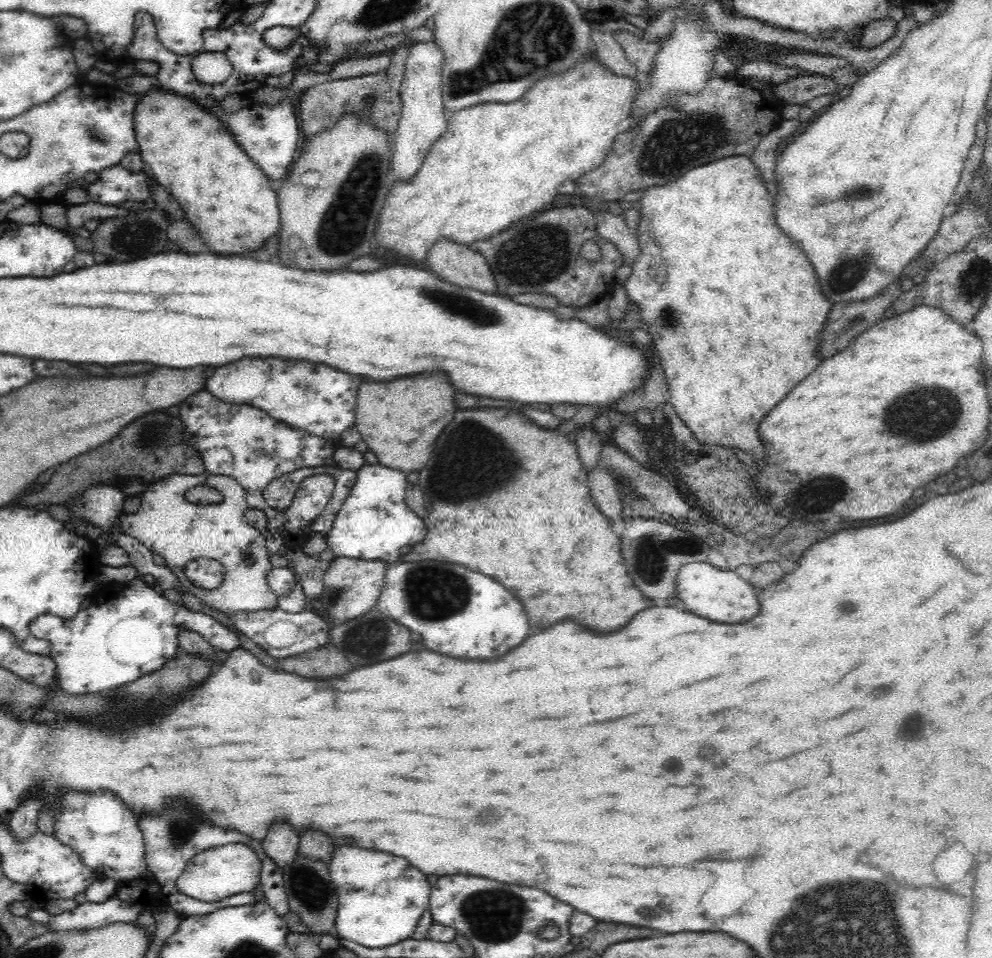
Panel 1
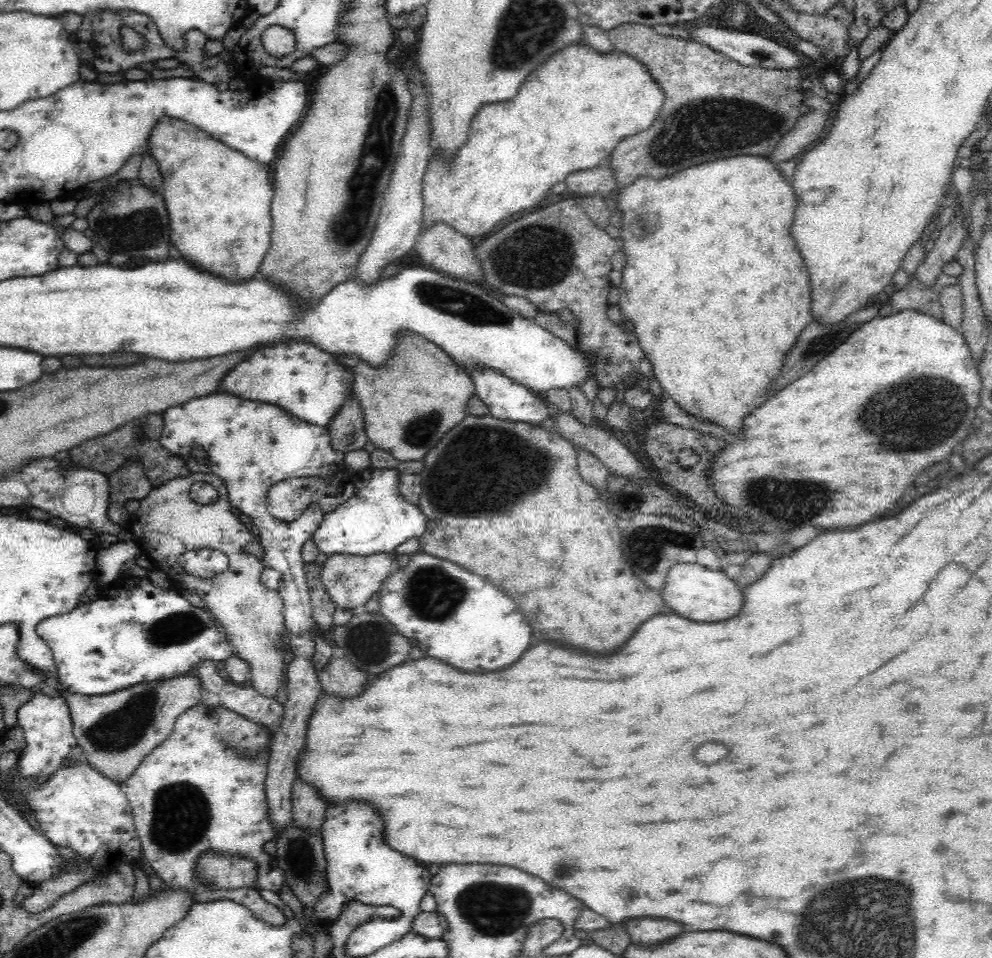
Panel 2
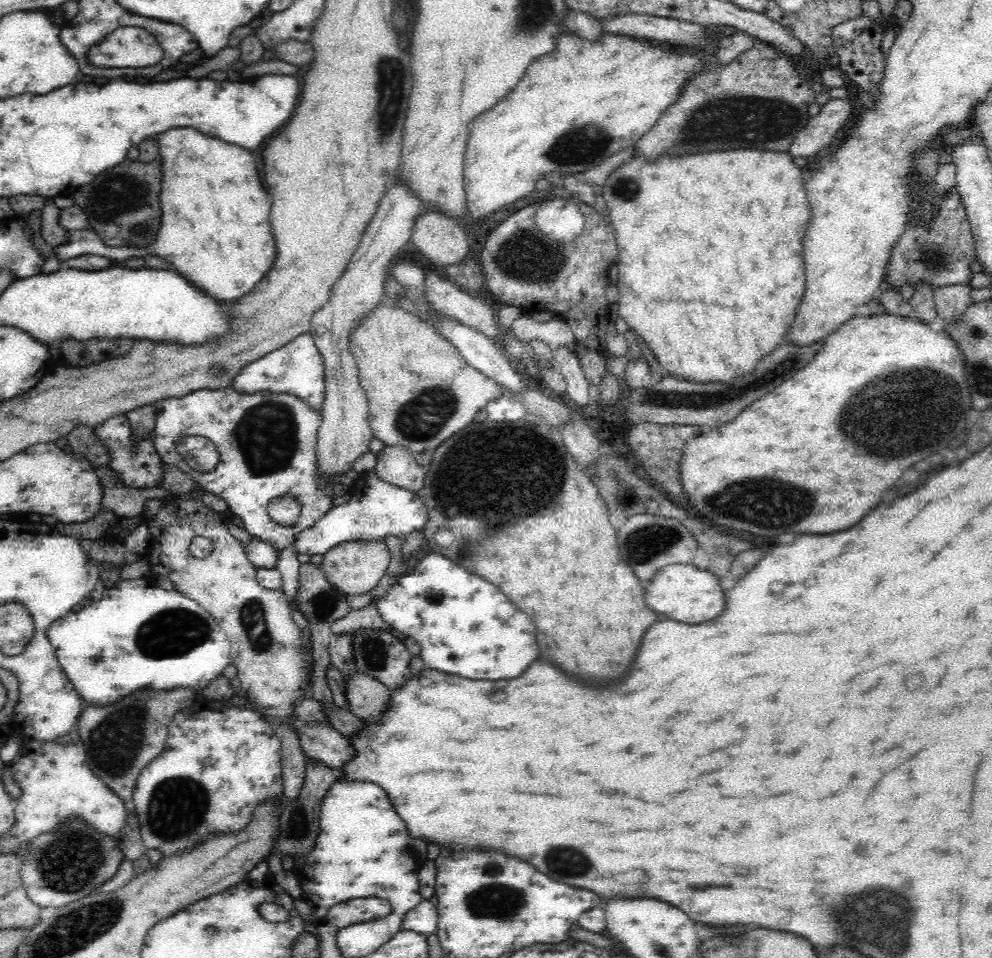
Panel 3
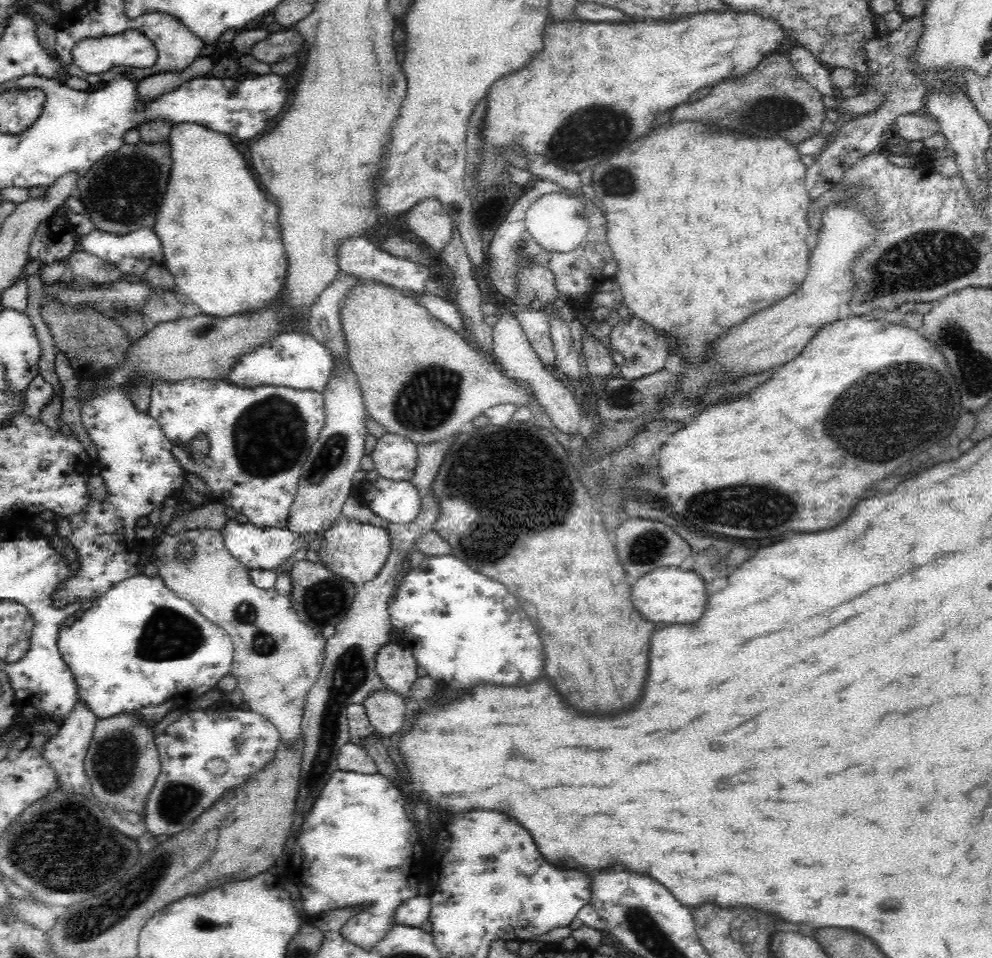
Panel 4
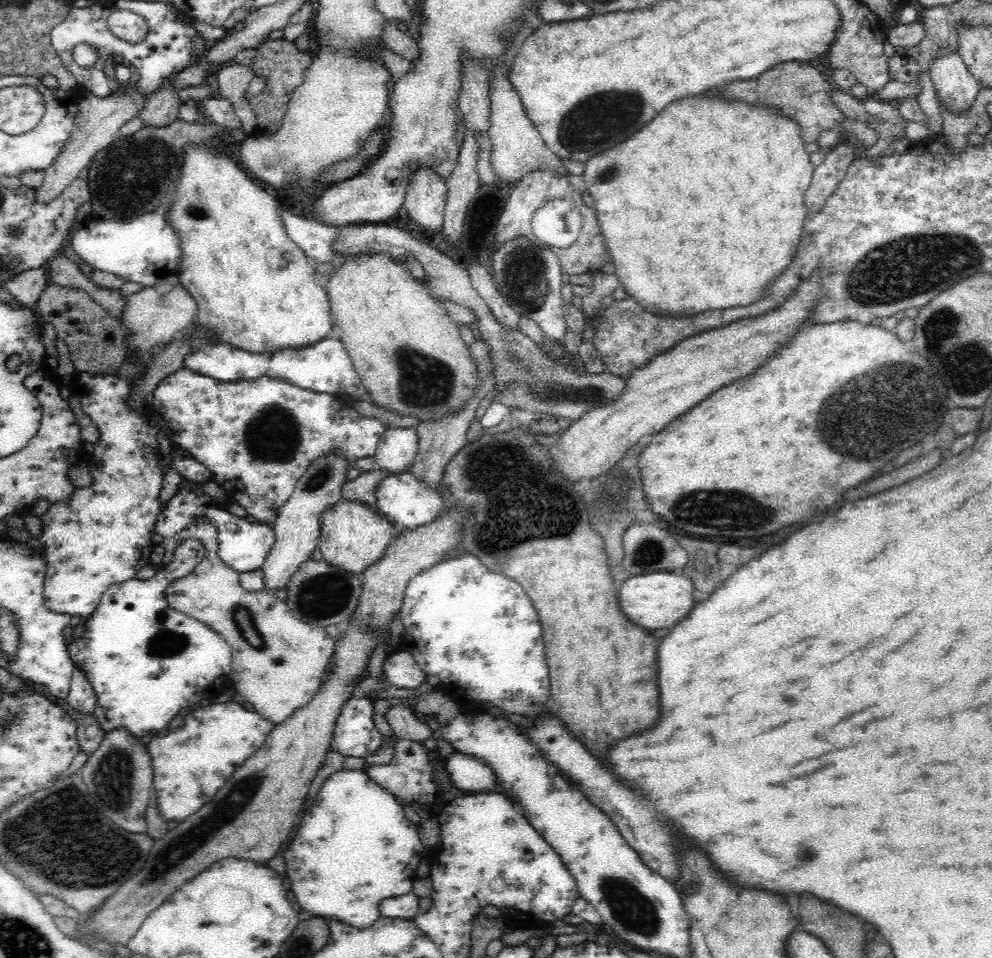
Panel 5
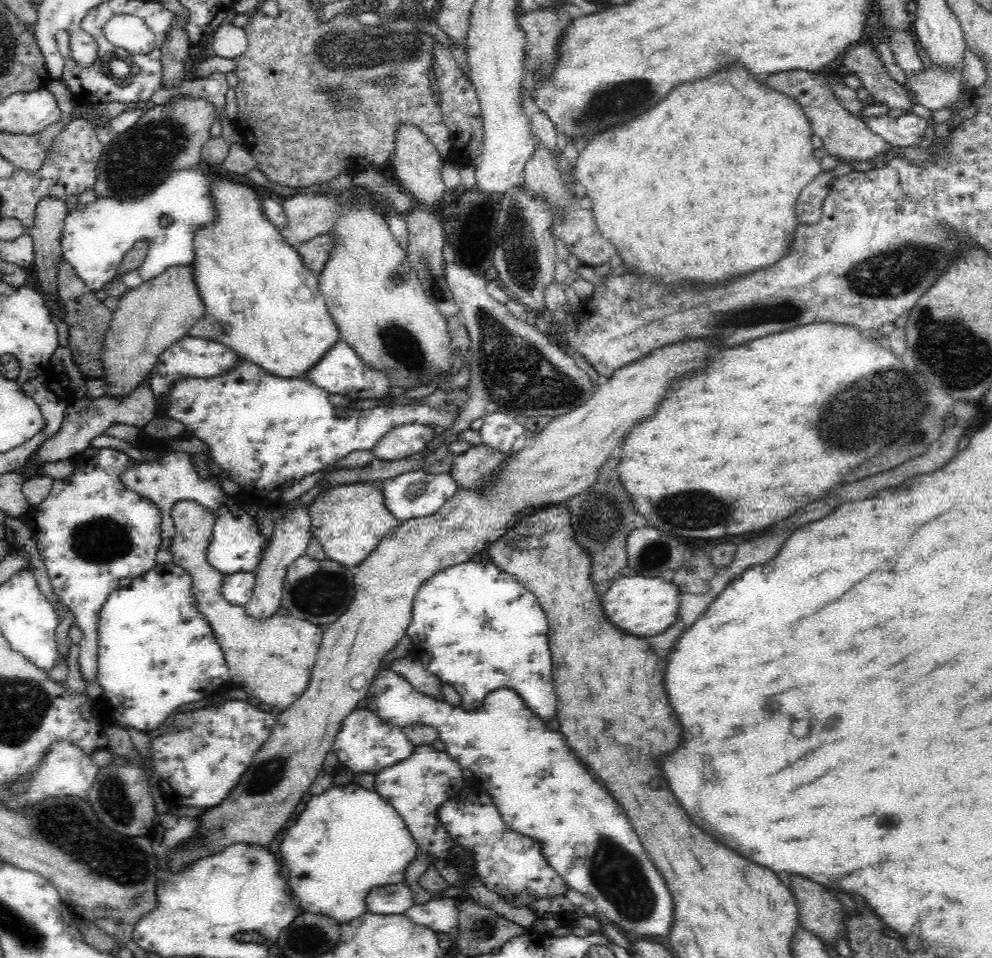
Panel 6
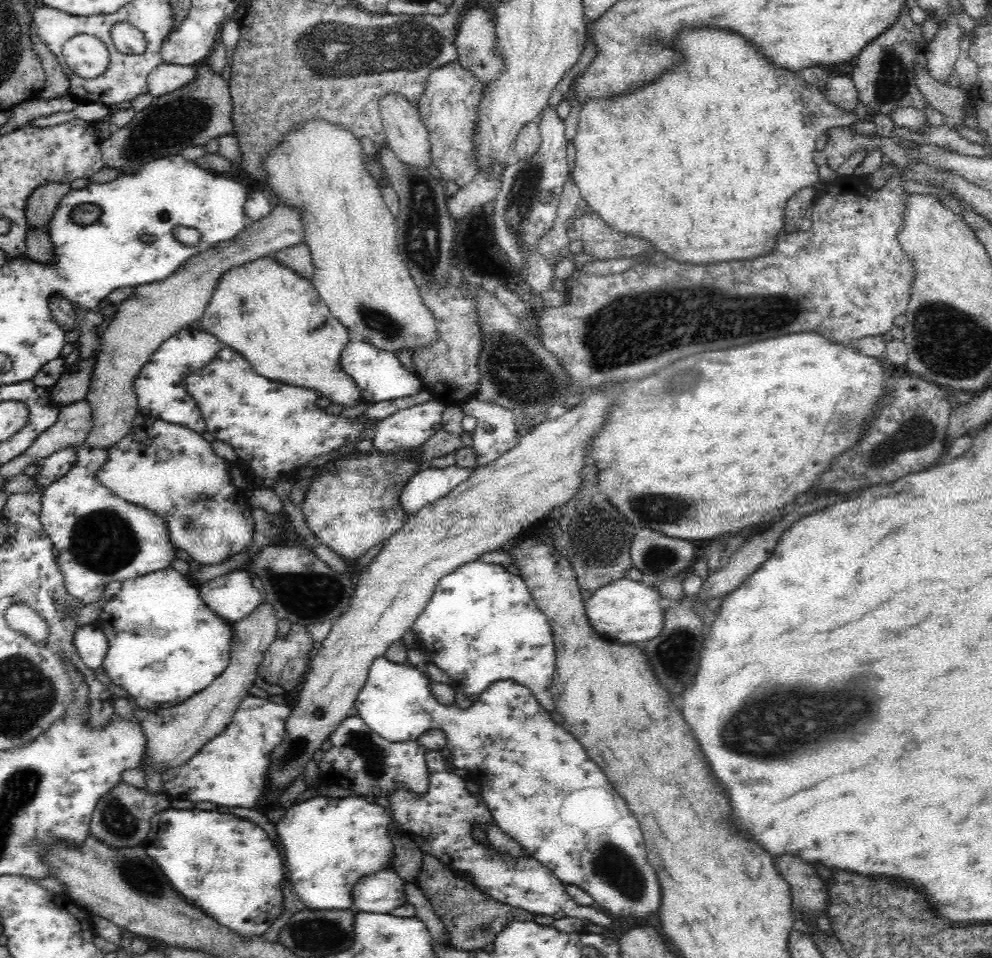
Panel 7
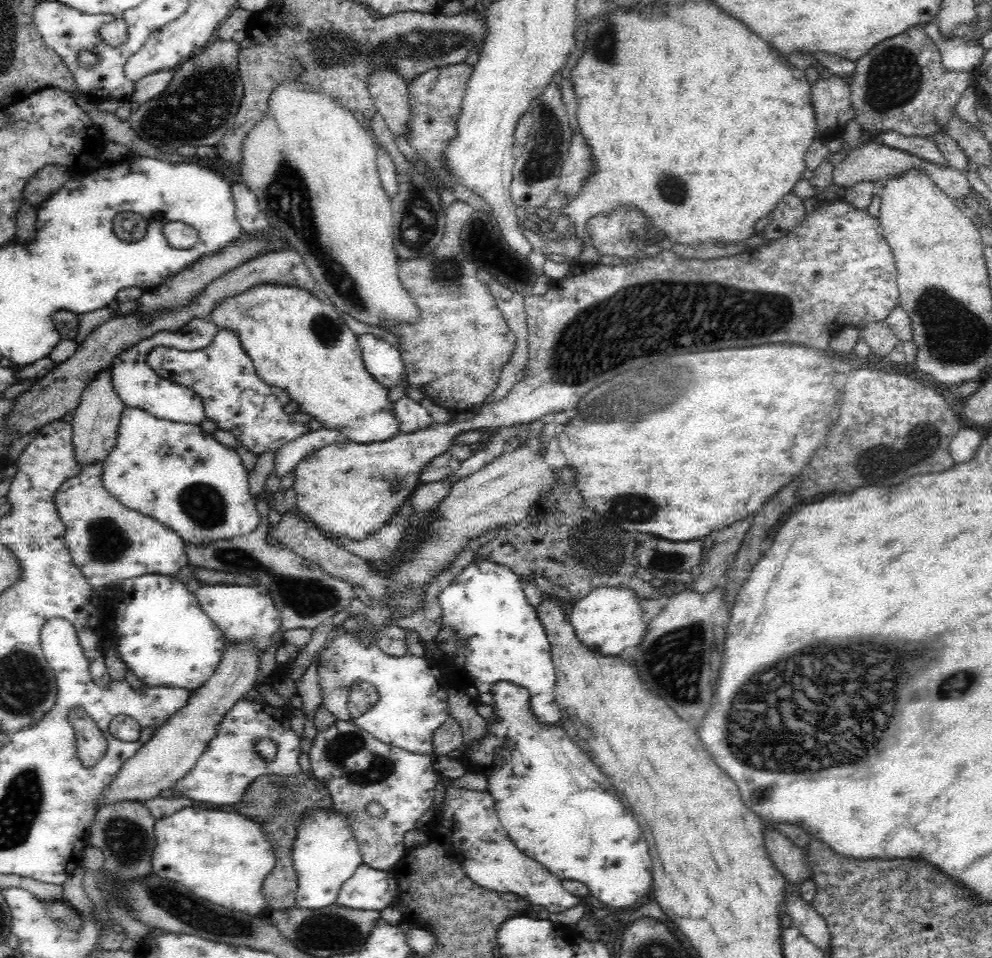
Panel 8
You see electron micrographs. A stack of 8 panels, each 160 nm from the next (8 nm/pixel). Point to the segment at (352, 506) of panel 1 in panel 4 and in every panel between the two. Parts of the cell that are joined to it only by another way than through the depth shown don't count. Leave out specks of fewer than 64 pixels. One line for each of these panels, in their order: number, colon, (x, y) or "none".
2: (377, 519)
3: (376, 510)
4: (266, 548)

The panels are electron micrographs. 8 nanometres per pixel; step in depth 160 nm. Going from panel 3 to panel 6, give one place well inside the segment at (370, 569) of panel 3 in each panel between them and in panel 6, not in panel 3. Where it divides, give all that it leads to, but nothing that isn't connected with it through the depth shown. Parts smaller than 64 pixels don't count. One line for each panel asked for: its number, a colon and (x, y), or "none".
4: (356, 552)
5: (353, 538)
6: (348, 533)

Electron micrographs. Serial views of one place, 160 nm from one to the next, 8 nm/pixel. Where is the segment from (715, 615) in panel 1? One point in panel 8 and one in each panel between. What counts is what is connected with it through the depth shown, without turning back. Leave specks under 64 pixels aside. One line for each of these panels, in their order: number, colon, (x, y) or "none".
2: (693, 591)
3: (682, 592)
4: (669, 594)
5: (659, 599)
6: (643, 606)
7: (625, 610)
8: (610, 618)

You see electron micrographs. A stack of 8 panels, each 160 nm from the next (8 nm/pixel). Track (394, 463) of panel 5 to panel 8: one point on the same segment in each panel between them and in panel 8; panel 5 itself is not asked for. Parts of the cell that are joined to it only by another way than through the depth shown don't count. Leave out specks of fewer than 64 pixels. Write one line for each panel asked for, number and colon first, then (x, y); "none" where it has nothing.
6: (405, 441)
7: (411, 428)
8: (412, 416)

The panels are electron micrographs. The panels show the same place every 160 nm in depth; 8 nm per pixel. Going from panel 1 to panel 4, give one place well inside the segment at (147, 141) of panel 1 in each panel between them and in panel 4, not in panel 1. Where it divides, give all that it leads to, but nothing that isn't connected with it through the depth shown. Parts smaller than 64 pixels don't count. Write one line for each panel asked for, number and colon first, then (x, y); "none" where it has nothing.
2: (219, 200)
3: (212, 198)
4: (220, 236)

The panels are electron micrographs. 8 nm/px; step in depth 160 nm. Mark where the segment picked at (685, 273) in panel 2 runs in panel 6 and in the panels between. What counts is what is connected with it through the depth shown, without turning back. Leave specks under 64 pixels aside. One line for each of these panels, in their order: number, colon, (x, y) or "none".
3: (705, 239)
4: (705, 227)
5: (714, 229)
6: (736, 154)

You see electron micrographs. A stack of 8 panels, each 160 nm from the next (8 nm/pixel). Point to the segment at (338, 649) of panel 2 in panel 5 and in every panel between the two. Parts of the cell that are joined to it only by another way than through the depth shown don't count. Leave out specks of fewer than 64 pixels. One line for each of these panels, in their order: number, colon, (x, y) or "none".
3: (377, 652)
4: (396, 665)
5: (400, 668)

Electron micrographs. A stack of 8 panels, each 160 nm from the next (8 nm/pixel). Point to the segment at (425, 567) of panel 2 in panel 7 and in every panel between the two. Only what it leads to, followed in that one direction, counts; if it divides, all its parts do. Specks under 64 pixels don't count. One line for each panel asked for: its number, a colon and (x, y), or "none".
3: (463, 625)
4: (463, 628)
5: (467, 626)
6: (473, 626)
7: (481, 626)

